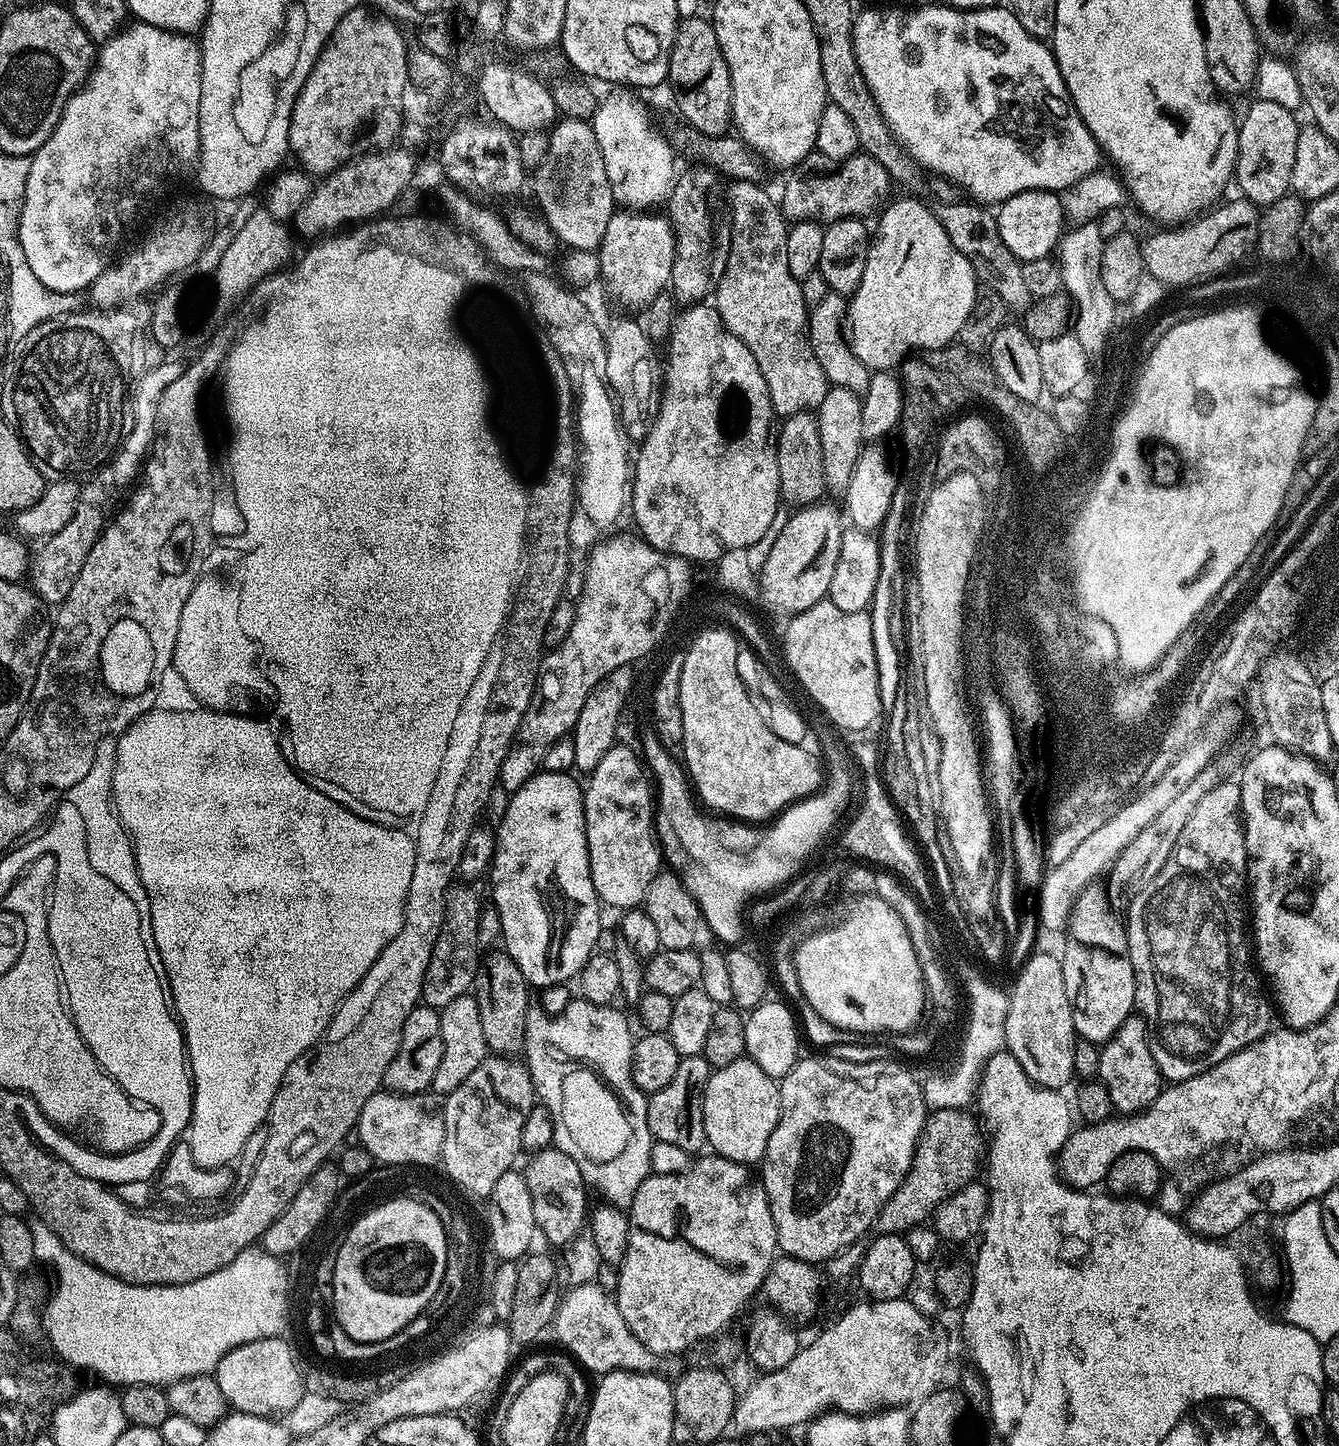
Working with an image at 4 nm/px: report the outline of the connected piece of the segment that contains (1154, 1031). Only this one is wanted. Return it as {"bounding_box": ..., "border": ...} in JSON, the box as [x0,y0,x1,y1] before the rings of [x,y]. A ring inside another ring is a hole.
{"bounding_box":[1126,779,1274,1082],"border":[[[1230,779],[1214,786],[1214,790],[1210,790],[1210,794],[1206,794],[1206,798],[1202,798],[1202,802],[1198,802],[1198,810],[1194,810],[1194,814],[1190,814],[1190,822],[1186,822],[1186,826],[1182,826],[1182,835],[1178,837],[1178,842],[1174,842],[1174,850],[1170,854],[1166,866],[1162,866],[1162,870],[1158,870],[1158,874],[1154,874],[1154,878],[1150,878],[1148,885],[1133,895],[1136,897],[1133,898],[1132,905],[1128,908],[1126,927],[1128,930],[1128,957],[1132,963],[1134,982],[1136,983],[1136,1008],[1139,1015],[1148,1022],[1150,1054],[1154,1054],[1154,1062],[1165,1081],[1175,1082],[1196,1076],[1199,1072],[1204,1072],[1207,1068],[1212,1068],[1218,1062],[1222,1062],[1238,1049],[1247,1048],[1255,1040],[1262,1039],[1270,1030],[1271,1024],[1268,1023],[1272,1020],[1272,1012],[1274,1016],[1273,1005],[1266,992],[1266,997],[1264,997],[1264,992],[1260,989],[1261,977],[1258,975],[1257,969],[1253,965],[1253,969],[1248,965],[1250,936],[1246,931],[1247,874],[1248,855],[1244,845],[1244,826],[1240,811],[1240,785],[1235,779]]]}

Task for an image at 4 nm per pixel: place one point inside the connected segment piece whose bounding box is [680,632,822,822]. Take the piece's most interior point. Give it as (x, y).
(735, 763)

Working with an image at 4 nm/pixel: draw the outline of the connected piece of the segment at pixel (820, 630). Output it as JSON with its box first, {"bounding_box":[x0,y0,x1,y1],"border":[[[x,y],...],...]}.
{"bounding_box":[784,598,882,734],"border":[[[825,598],[810,606],[810,610],[796,613],[787,623],[788,629],[784,632],[784,656],[796,675],[795,683],[816,696],[840,724],[844,727],[851,725],[852,734],[858,733],[861,725],[869,722],[876,724],[880,720],[882,709],[878,698],[878,666],[874,654],[871,615],[867,611],[838,610],[838,606],[834,606],[831,600]]]}

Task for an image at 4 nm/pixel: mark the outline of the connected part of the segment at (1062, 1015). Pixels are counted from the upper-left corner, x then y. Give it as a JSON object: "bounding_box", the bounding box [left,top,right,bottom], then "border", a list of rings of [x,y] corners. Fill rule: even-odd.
{"bounding_box":[1005,950,1078,1090],"border":[[[1036,950],[1032,953],[1024,965],[1015,973],[1016,981],[1010,989],[1009,1013],[1006,1014],[1005,1045],[1007,1051],[1026,1070],[1026,1074],[1032,1079],[1033,1084],[1041,1088],[1064,1090],[1071,1080],[1074,1080],[1074,1046],[1078,1039],[1074,1018],[1072,1017],[1072,1003],[1066,998],[1066,978],[1062,974],[1060,965],[1061,957],[1051,956],[1048,952]]]}

